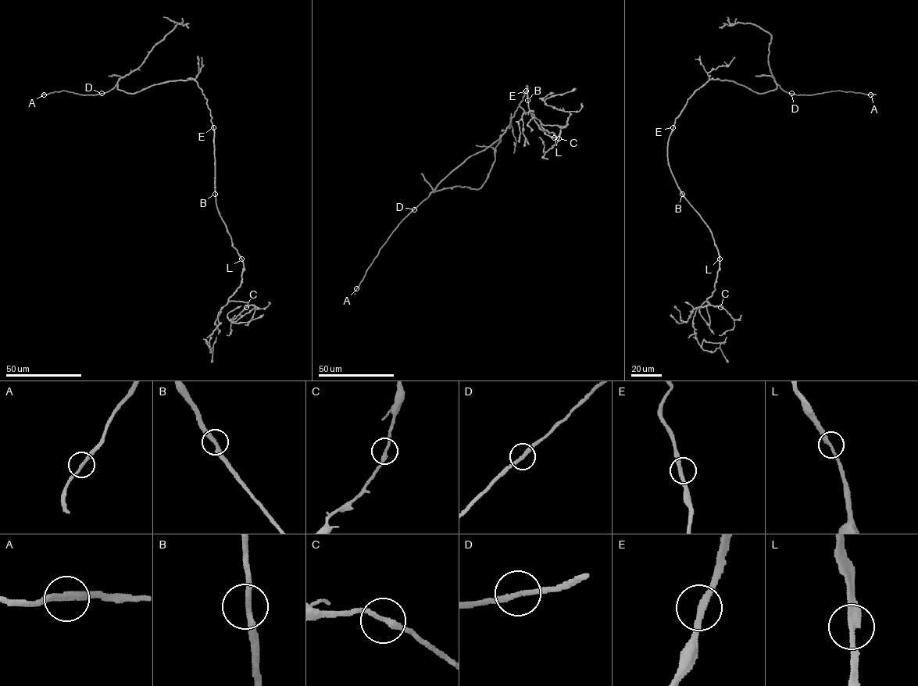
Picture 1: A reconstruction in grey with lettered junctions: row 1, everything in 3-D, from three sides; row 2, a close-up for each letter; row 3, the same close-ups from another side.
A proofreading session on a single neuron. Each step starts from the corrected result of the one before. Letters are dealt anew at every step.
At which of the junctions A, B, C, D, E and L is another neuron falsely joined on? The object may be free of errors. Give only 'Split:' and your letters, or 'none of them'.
Split: none of them

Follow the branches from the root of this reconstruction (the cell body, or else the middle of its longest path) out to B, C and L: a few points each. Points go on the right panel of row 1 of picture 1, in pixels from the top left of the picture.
B: (673, 127), (668, 142), (668, 164), (682, 194)
C: (673, 127), (668, 164), (677, 187), (709, 230), (717, 249), (715, 289), (706, 301), (720, 307)
L: (673, 127), (668, 142), (668, 165), (682, 195), (709, 230), (719, 259)

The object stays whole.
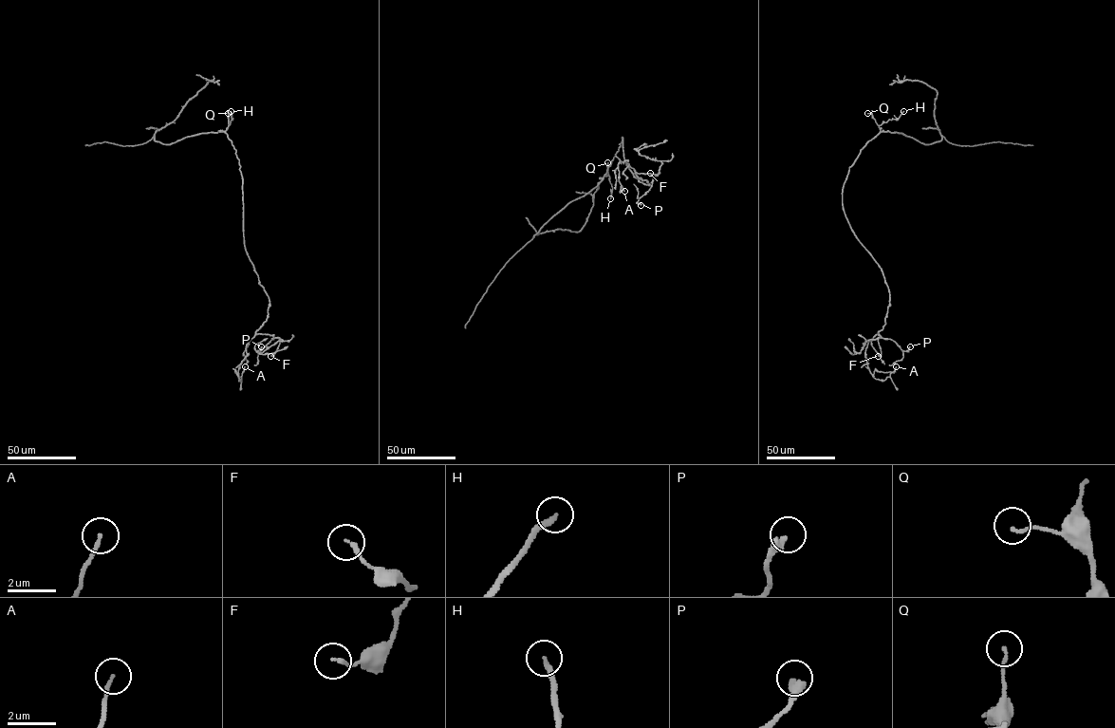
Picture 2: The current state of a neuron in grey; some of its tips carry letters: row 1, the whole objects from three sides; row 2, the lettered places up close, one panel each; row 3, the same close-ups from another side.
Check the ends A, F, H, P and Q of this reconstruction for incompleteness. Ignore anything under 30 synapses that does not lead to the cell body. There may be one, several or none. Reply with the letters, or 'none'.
H

